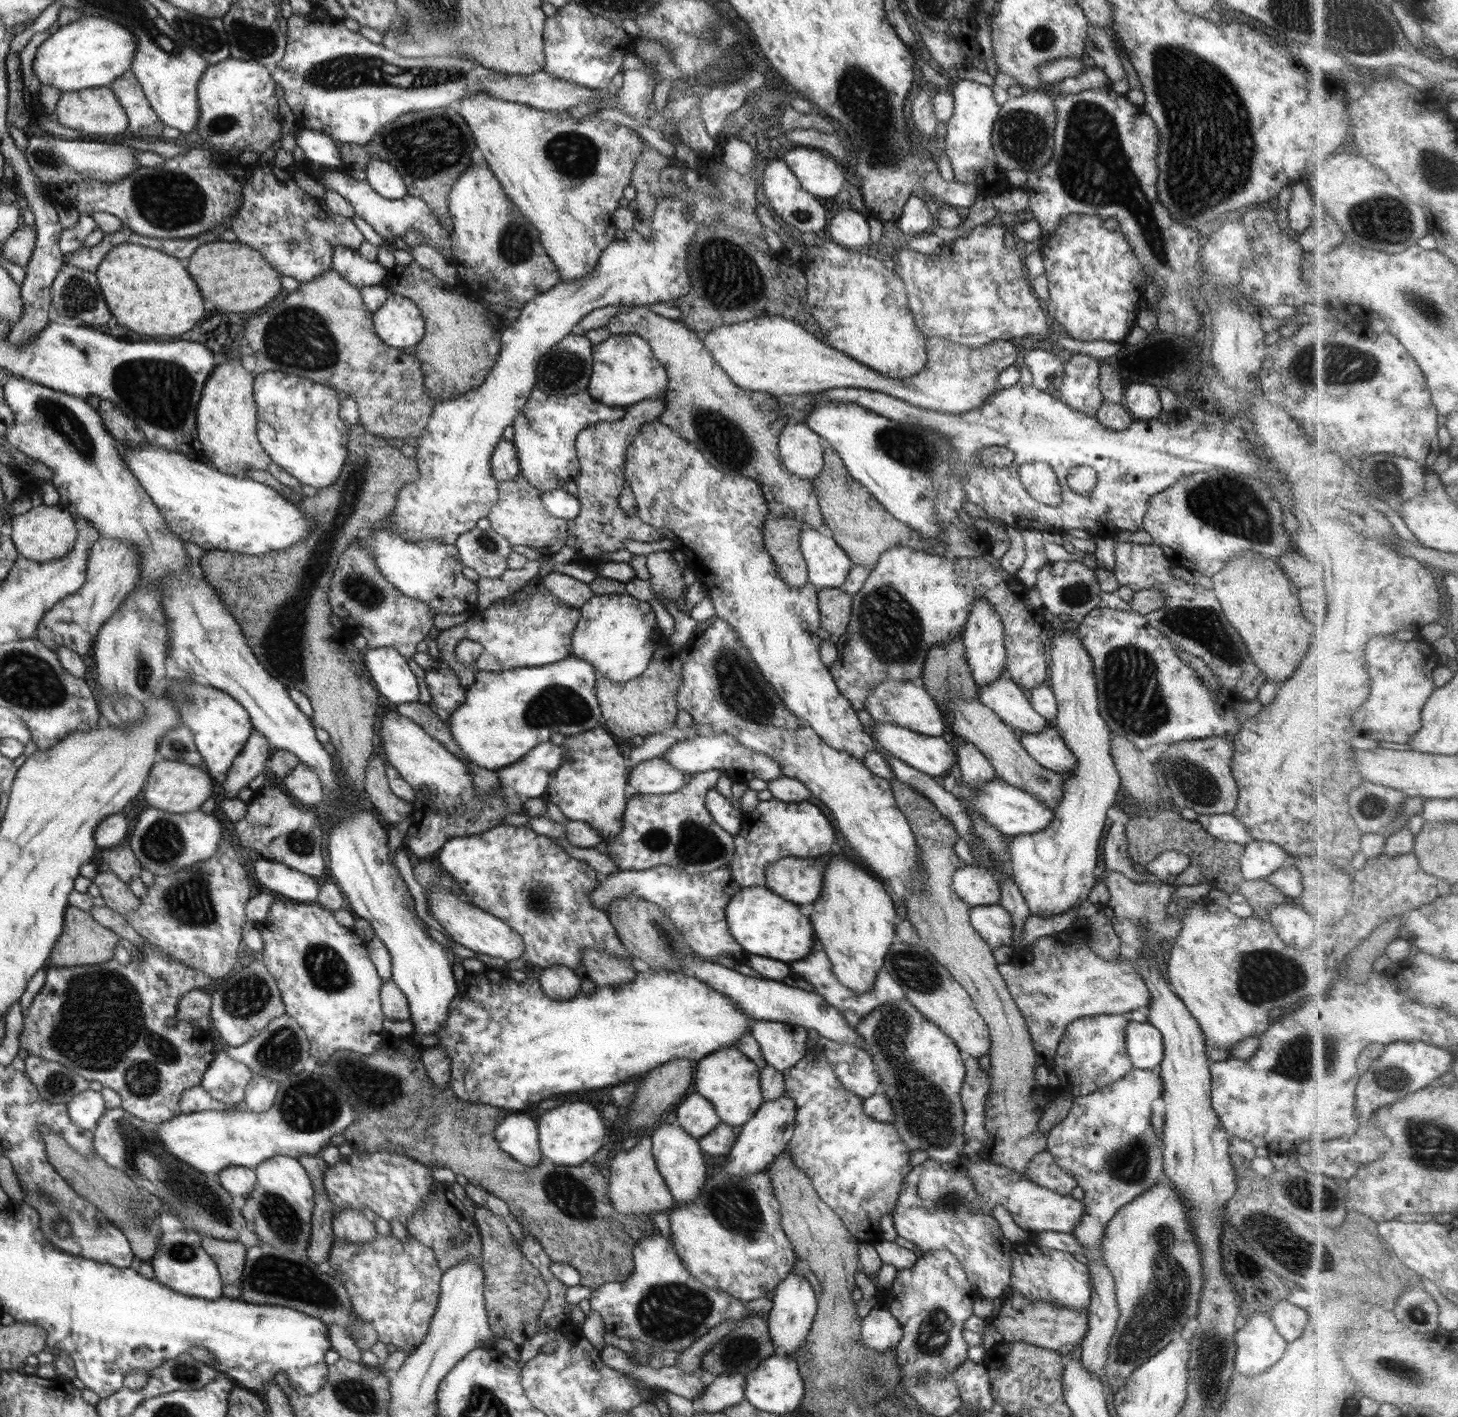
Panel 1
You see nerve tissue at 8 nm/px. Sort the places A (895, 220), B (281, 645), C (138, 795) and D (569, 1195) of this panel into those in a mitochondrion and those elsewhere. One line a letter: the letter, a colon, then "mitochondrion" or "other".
A: other
B: mitochondrion
C: other
D: mitochondrion

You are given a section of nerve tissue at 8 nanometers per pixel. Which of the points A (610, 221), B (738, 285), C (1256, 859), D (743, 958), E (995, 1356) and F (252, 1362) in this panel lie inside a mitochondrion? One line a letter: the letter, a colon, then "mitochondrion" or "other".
A: other
B: mitochondrion
C: other
D: other
E: other
F: other

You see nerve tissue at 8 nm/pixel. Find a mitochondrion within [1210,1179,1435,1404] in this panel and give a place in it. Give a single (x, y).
(1293, 1253)

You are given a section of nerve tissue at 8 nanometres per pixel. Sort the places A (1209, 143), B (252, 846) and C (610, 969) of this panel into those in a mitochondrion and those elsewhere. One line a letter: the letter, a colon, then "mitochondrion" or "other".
A: mitochondrion
B: other
C: mitochondrion

